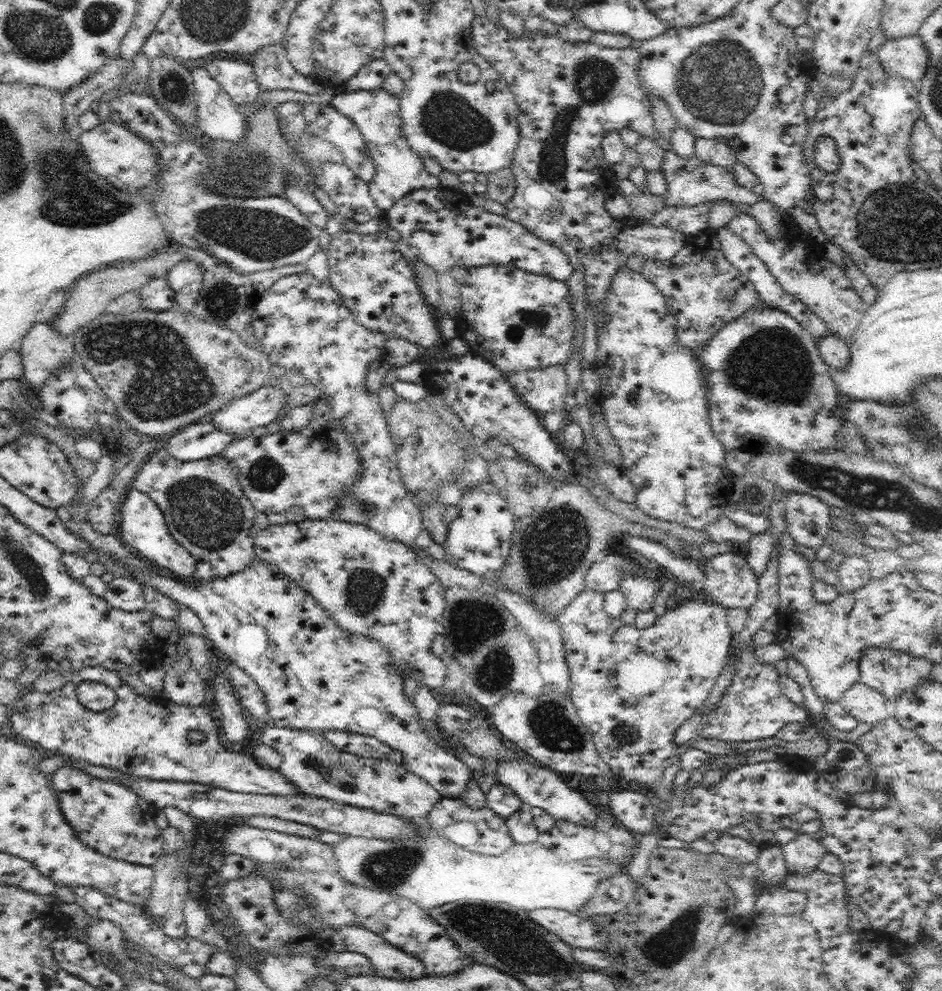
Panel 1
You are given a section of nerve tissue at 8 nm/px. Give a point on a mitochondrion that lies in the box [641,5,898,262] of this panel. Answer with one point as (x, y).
(714, 81)

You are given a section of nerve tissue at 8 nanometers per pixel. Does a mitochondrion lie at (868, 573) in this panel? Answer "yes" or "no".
no

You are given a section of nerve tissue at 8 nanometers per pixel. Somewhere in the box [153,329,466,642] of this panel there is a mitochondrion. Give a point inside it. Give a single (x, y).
(208, 515)

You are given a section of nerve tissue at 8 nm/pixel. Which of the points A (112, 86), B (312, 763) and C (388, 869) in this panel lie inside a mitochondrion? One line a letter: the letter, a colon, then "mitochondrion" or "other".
A: other
B: other
C: mitochondrion

